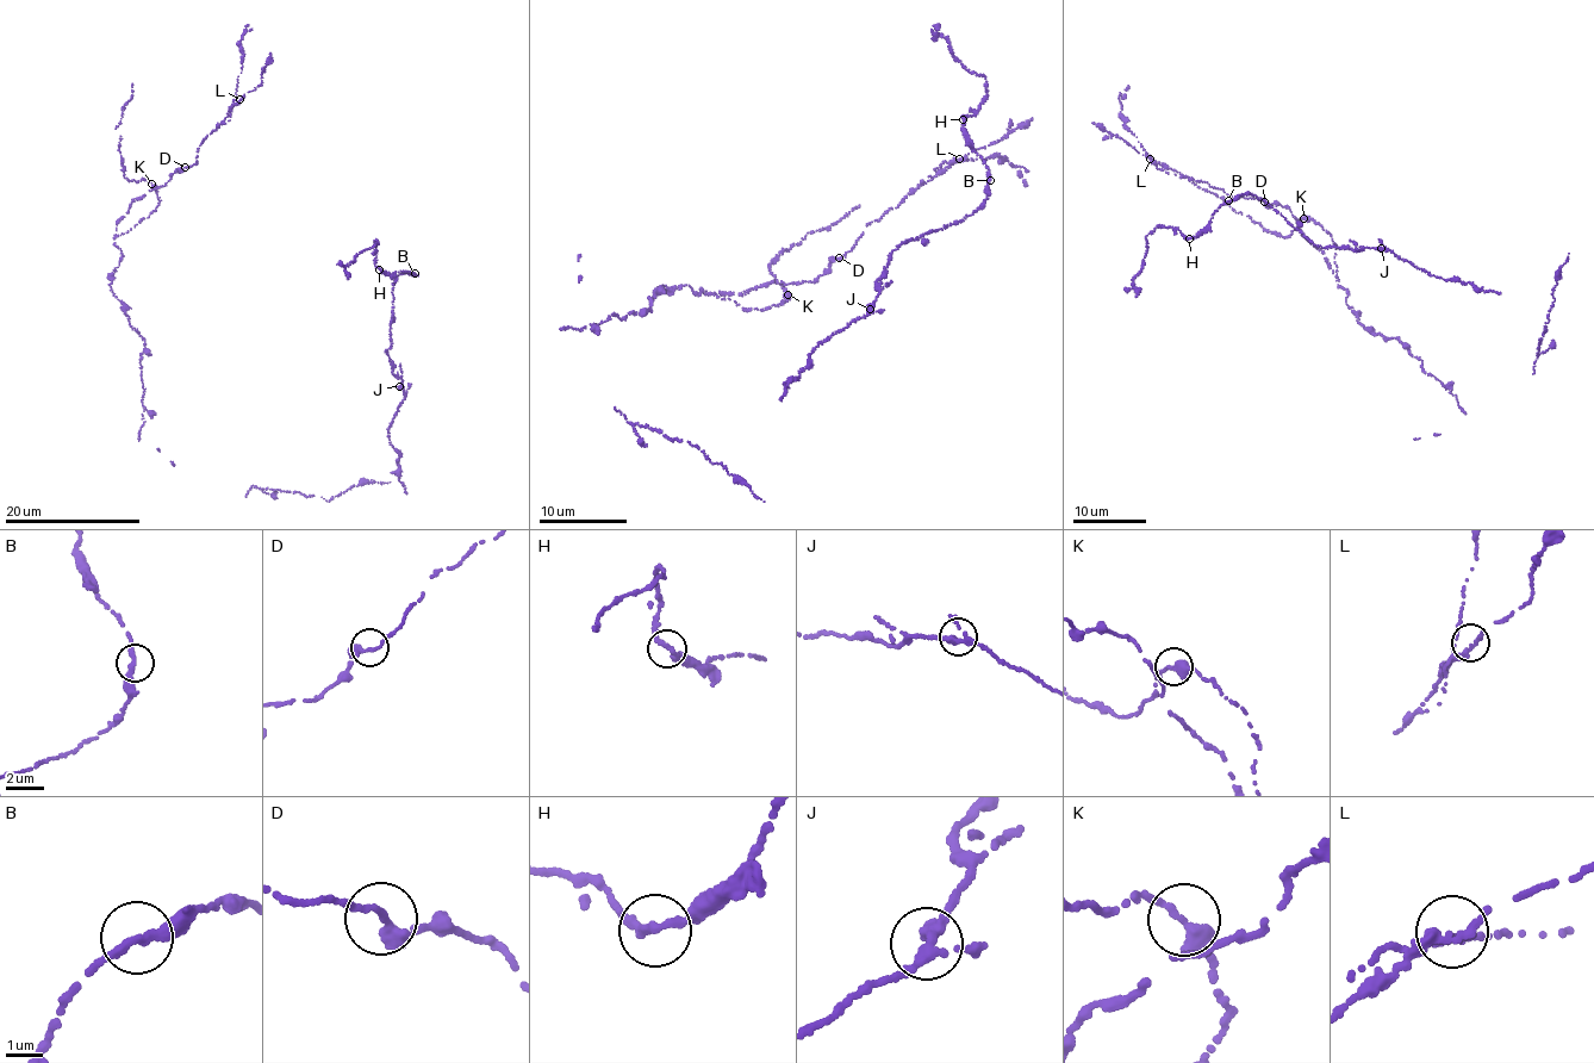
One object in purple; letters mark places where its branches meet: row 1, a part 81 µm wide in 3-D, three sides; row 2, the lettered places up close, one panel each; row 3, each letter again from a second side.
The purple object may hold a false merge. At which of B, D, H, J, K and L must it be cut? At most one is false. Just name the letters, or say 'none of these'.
none of these

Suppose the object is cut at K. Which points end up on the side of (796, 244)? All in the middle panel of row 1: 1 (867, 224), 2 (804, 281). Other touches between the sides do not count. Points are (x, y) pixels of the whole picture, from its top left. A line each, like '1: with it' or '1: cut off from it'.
1: cut off from it
2: cut off from it

